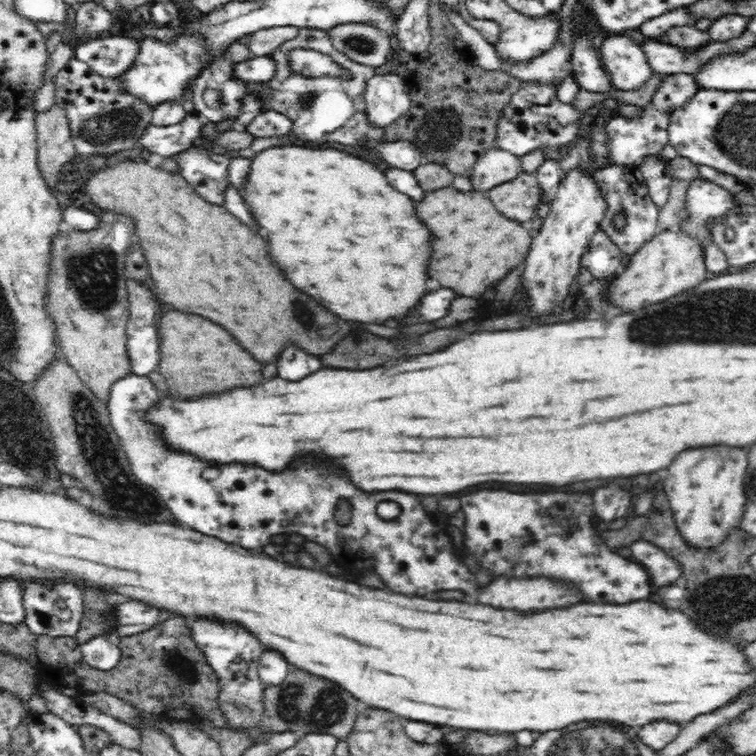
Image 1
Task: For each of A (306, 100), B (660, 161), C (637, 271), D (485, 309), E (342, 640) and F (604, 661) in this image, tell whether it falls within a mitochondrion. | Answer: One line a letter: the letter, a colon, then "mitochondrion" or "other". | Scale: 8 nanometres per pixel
A: mitochondrion
B: other
C: other
D: other
E: other
F: other

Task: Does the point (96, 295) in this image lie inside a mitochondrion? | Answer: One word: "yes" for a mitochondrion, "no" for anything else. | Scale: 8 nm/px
yes

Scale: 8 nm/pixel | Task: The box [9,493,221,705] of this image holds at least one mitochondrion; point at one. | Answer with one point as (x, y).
(99, 617)

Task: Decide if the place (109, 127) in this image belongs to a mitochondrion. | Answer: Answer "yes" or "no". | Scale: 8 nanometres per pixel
yes

